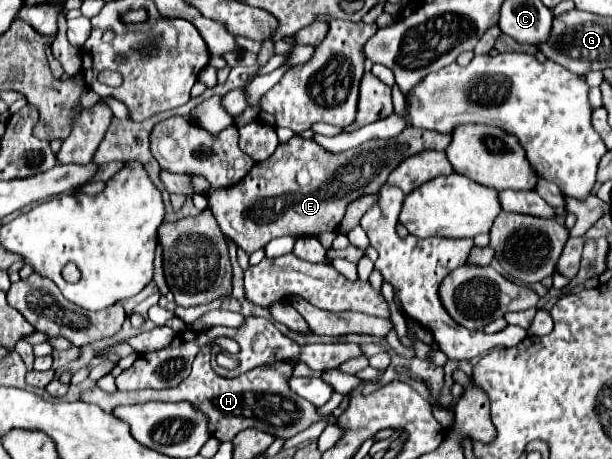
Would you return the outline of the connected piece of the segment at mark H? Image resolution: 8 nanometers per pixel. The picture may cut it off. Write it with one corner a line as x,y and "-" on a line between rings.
203,349
193,361
191,375
179,383
173,389
143,389
133,393
105,393
99,387
83,393
81,401
95,403
103,411
111,411
117,405
133,405
133,403
147,403
147,401
189,401
197,411
201,411
209,421
209,433
215,435
219,441
231,441
237,431
243,431
247,427
255,427
259,431
265,431
277,439
289,439
313,423
325,421
333,425
337,419
335,415
319,415
317,407
305,399
301,399
297,393
291,391
289,379
293,375
293,365
289,361
275,361
273,365
257,367
249,373
243,373
235,379
219,377
211,365
209,365
209,351

